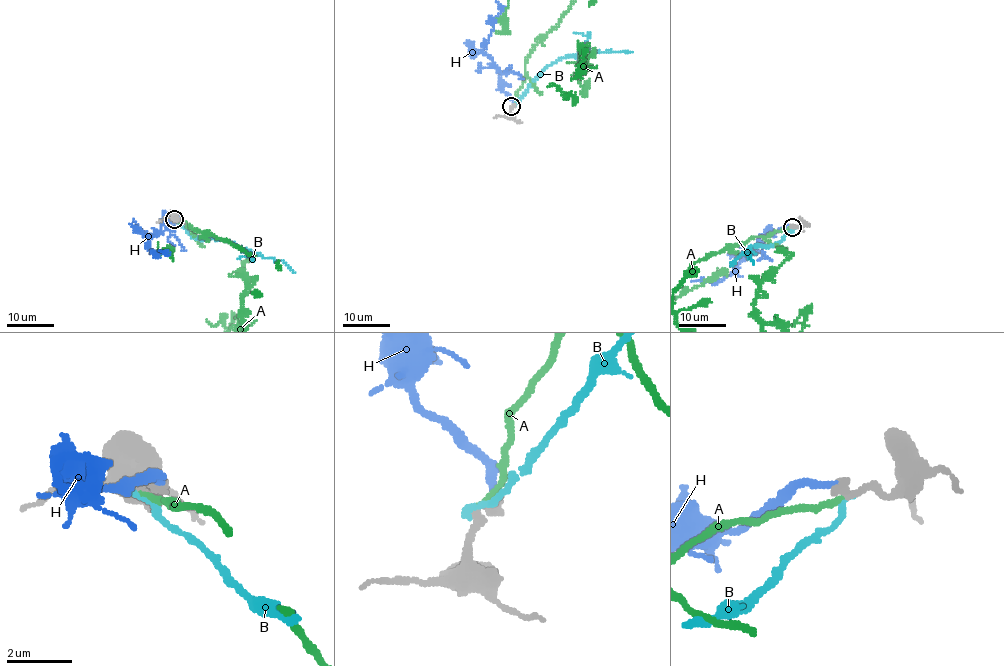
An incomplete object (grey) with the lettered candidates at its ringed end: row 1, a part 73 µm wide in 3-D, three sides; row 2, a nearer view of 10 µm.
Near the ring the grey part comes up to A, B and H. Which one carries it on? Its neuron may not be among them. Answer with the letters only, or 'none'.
A

